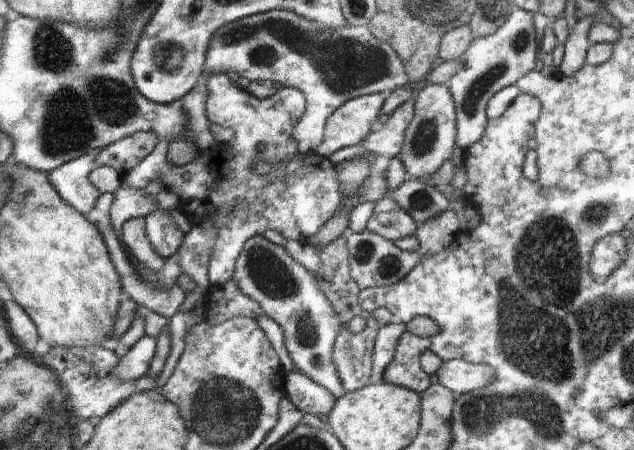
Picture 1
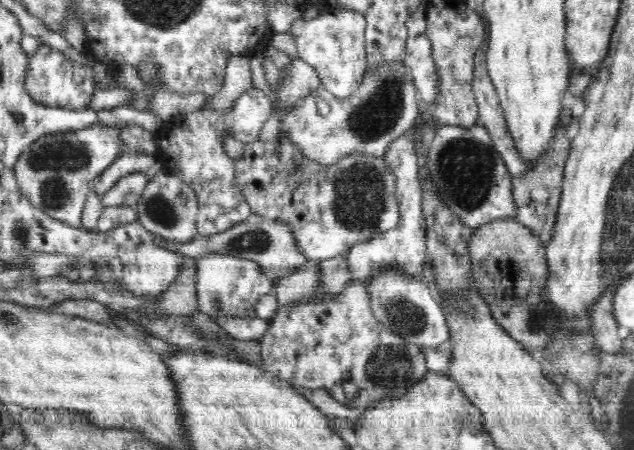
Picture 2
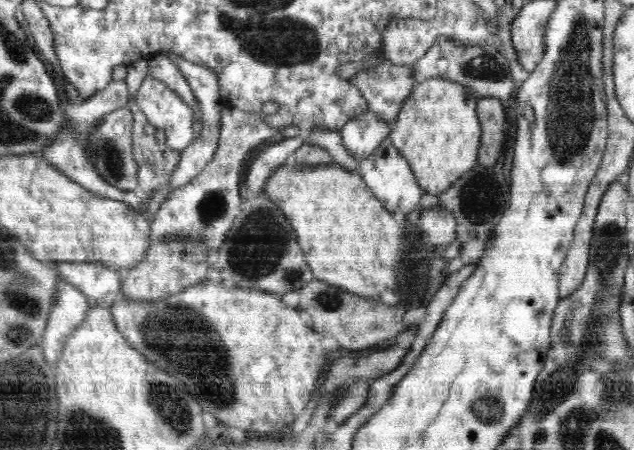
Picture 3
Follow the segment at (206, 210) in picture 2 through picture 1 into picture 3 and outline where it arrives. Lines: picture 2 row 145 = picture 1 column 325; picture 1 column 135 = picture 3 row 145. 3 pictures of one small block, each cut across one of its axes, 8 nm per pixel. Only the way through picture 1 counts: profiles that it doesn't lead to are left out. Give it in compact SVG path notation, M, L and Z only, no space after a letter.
M146 78L135 99L150 124L166 133L168 149L184 150L194 140L195 112L162 81Z

